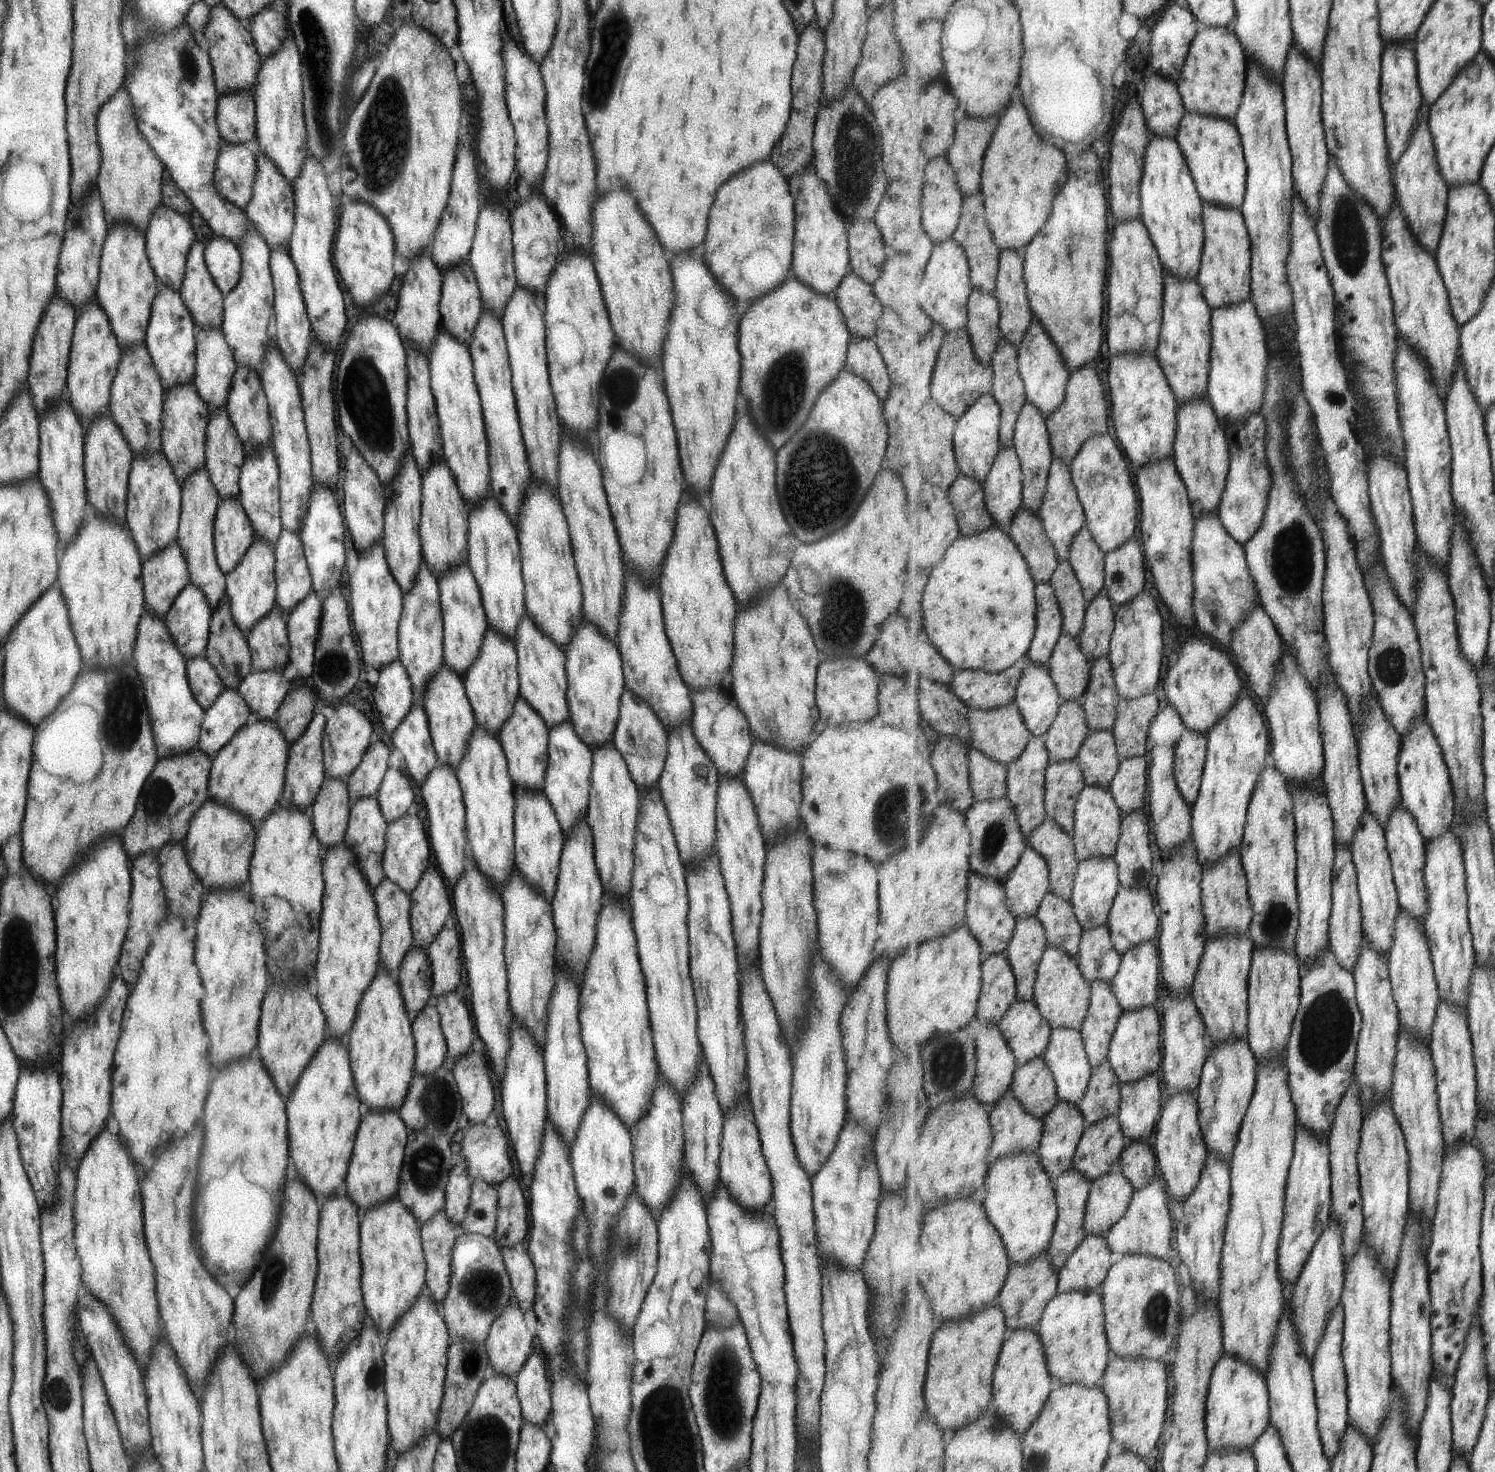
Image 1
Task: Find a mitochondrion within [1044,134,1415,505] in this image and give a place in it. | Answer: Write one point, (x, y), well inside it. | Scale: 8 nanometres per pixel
(1351, 248)

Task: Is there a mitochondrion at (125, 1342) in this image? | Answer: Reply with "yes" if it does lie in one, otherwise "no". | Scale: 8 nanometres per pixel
no

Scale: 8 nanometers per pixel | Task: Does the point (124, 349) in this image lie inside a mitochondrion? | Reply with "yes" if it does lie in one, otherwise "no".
no

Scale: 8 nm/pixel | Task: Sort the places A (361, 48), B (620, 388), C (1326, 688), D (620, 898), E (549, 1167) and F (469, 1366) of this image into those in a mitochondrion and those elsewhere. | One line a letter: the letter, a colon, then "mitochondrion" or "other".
A: other
B: mitochondrion
C: other
D: other
E: other
F: mitochondrion

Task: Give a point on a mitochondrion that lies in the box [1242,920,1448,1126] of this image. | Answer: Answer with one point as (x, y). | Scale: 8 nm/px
(1326, 1028)

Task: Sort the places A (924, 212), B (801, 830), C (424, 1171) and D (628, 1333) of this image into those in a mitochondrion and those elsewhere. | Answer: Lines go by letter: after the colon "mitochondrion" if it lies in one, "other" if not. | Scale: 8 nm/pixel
A: other
B: other
C: mitochondrion
D: other

